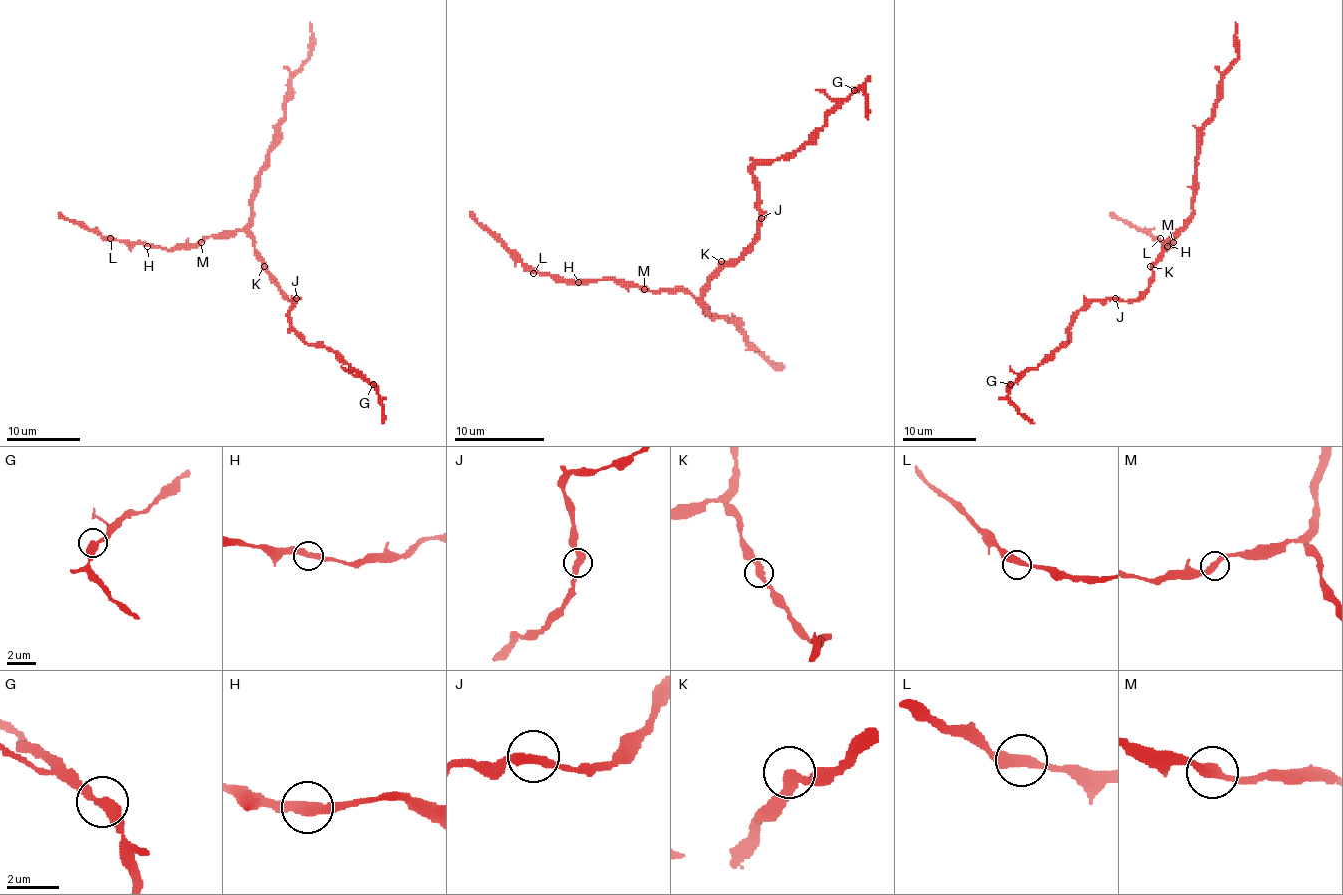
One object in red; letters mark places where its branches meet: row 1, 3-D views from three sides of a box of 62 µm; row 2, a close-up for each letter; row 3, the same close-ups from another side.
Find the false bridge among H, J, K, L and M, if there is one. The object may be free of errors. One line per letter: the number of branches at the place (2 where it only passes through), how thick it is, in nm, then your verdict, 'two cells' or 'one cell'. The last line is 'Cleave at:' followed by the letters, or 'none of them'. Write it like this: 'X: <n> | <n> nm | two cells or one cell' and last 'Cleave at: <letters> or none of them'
H: 2 | 400 nm | one cell
J: 2 | 400 nm | one cell
K: 2 | 360 nm | one cell
L: 2 | 400 nm | one cell
M: 2 | 360 nm | one cell
Cleave at: none of them

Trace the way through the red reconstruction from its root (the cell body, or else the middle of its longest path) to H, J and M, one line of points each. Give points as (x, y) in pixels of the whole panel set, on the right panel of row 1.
H: (1152, 270), (1163, 246), (1180, 231), (1174, 233), (1174, 238), (1167, 246)
J: (1152, 270), (1152, 283), (1136, 299), (1121, 301), (1115, 297)
M: (1152, 270), (1163, 246), (1180, 231), (1174, 233), (1173, 242)

